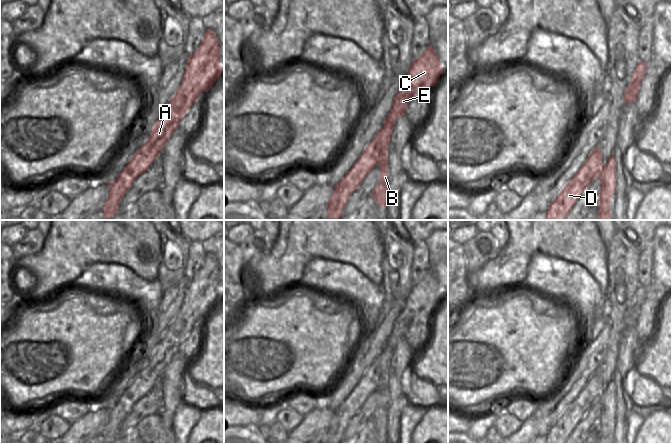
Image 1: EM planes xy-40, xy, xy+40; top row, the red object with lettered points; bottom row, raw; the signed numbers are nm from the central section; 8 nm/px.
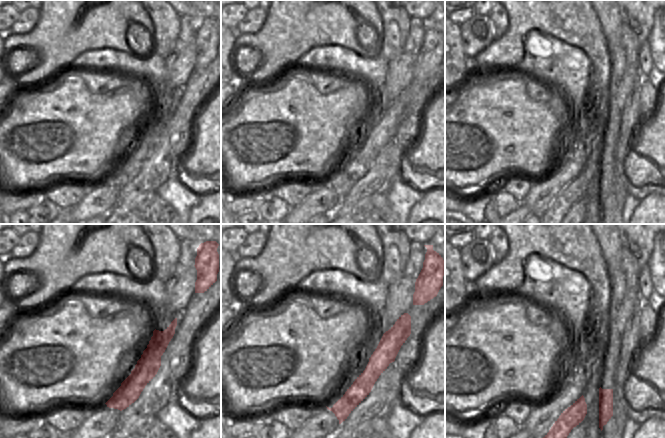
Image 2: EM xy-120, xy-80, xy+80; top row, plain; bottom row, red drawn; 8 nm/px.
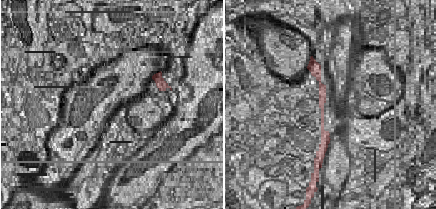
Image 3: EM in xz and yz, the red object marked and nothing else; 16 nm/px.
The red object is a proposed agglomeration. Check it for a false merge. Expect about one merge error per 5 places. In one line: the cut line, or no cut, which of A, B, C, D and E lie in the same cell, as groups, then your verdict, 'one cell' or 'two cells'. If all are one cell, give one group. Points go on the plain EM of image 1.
cut xy (386, 377), (377, 388); groups A C D E / B; two cells

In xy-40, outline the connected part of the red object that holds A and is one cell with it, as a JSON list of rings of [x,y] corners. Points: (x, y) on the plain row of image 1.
[[[206,253],[202,266],[188,281],[186,294],[178,314],[168,326],[160,342],[154,348],[148,364],[136,375],[130,386],[122,393],[120,398],[113,405],[106,406],[110,410],[110,416],[102,430],[104,444],[110,444],[116,439],[122,422],[132,410],[134,404],[152,389],[154,384],[162,376],[162,372],[170,360],[178,352],[180,344],[186,339],[192,328],[198,324],[199,318],[202,315],[208,316],[223,295],[224,293],[220,289],[220,270],[218,268],[218,262],[211,253]]]

